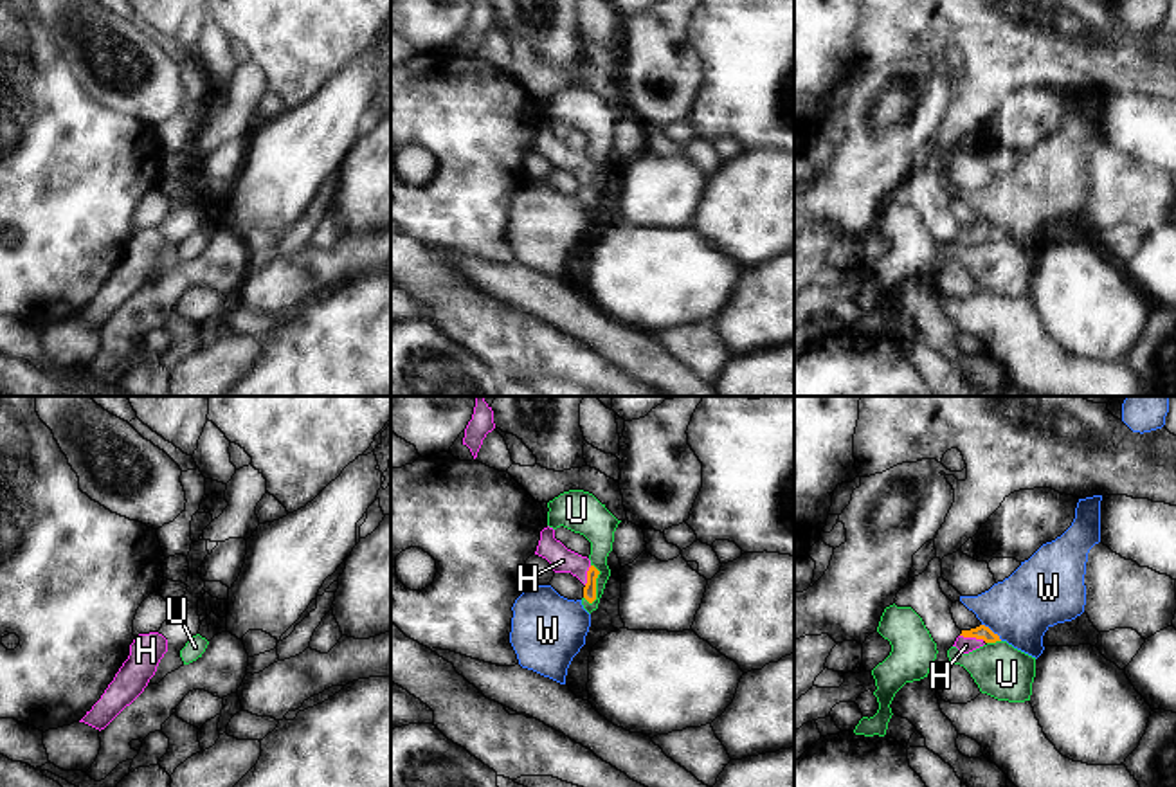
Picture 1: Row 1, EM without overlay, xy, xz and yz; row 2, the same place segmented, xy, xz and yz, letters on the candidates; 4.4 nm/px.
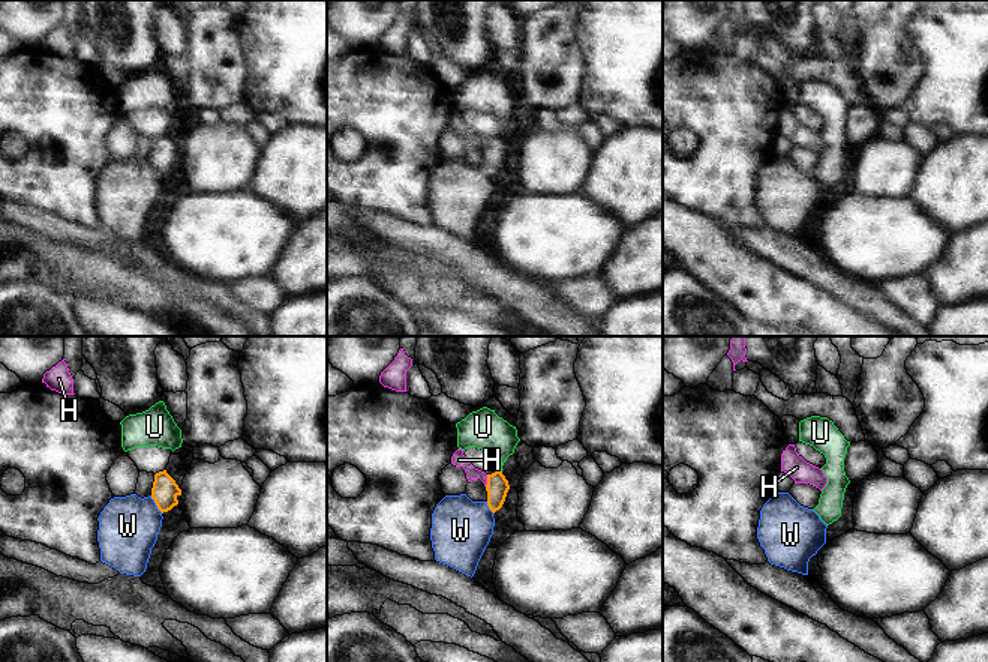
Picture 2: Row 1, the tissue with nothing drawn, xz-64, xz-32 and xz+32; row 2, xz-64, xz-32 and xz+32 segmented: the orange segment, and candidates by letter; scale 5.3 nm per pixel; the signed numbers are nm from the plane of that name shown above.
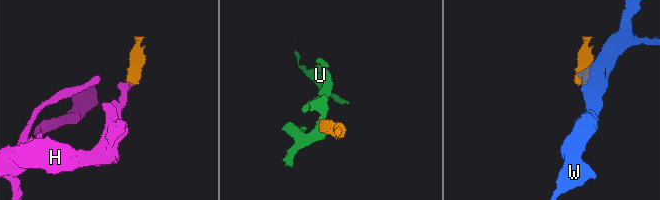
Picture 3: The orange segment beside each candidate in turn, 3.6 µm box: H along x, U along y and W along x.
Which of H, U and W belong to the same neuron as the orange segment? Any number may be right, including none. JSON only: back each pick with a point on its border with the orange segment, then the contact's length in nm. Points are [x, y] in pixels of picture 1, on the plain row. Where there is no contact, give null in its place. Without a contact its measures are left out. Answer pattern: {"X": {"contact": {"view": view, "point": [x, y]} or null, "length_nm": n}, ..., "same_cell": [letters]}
{"H": {"contact": {"view": "yz", "point": [973, 233]}, "length_nm": 110}, "same_cell": ["H"]}

